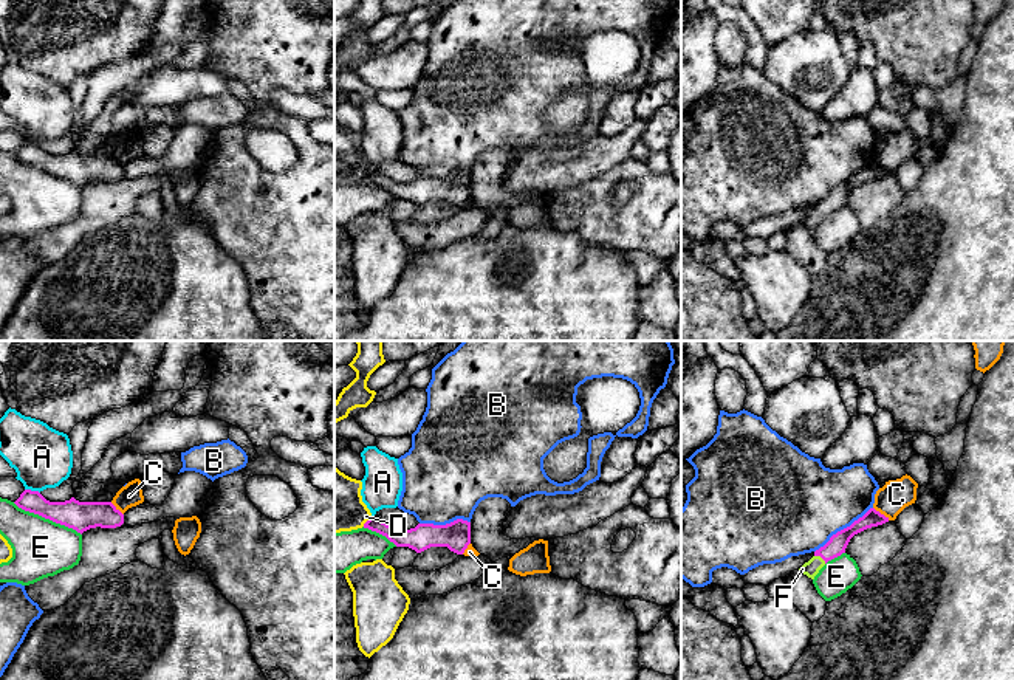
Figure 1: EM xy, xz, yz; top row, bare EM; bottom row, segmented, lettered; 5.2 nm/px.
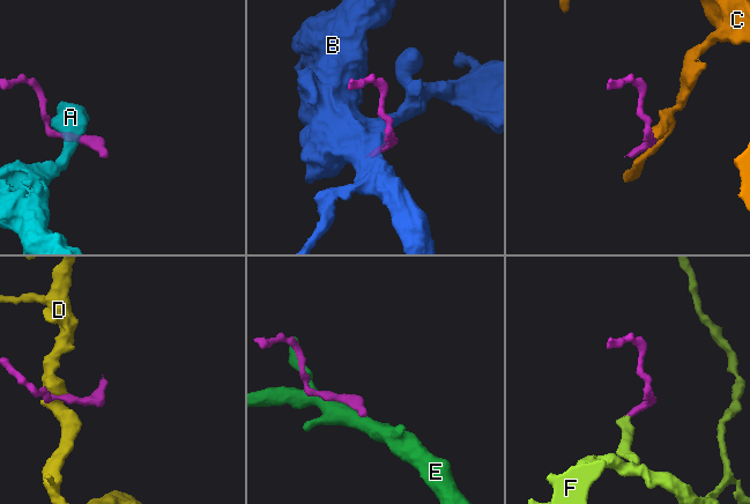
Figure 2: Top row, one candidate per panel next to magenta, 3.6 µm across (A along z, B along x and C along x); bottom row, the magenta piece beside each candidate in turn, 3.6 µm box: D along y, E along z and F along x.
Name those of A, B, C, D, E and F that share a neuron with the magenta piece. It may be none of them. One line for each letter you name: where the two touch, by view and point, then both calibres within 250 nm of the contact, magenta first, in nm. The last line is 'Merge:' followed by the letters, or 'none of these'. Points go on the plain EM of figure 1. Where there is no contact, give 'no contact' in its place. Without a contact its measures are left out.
Merge: none of these

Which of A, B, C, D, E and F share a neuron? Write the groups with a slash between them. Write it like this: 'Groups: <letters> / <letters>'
Groups: A / B / C / D / E / F

